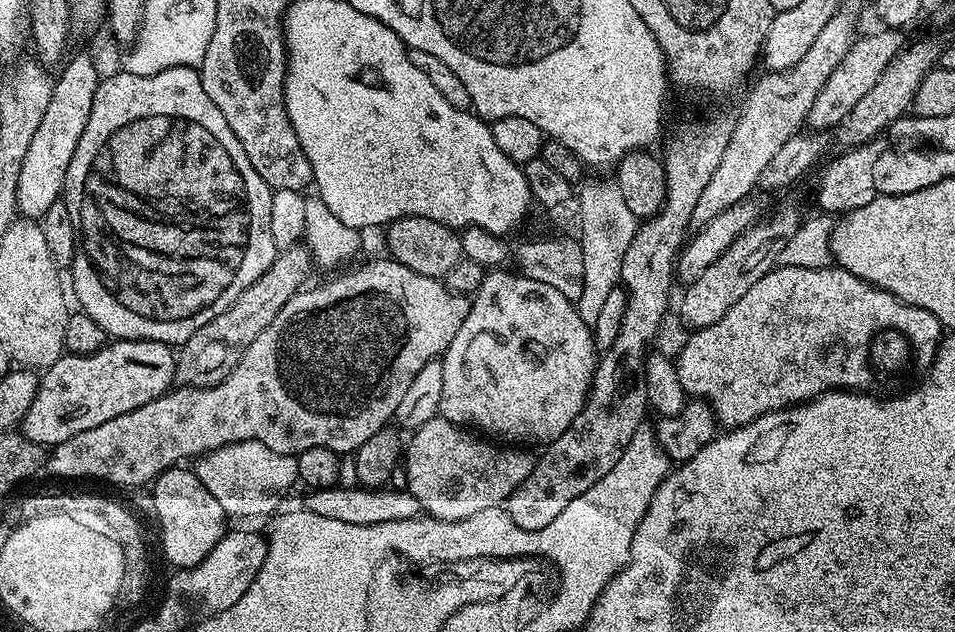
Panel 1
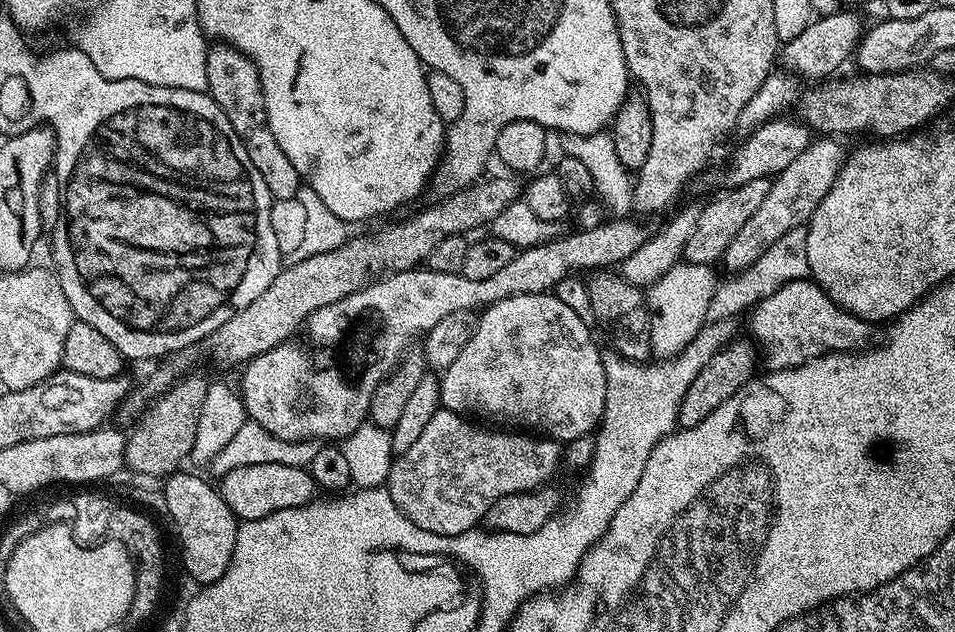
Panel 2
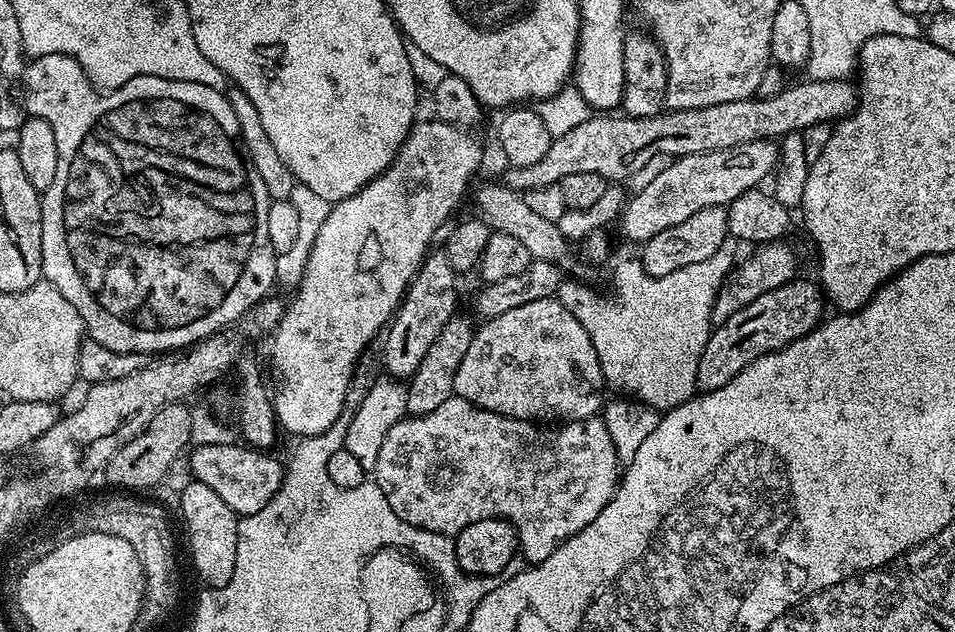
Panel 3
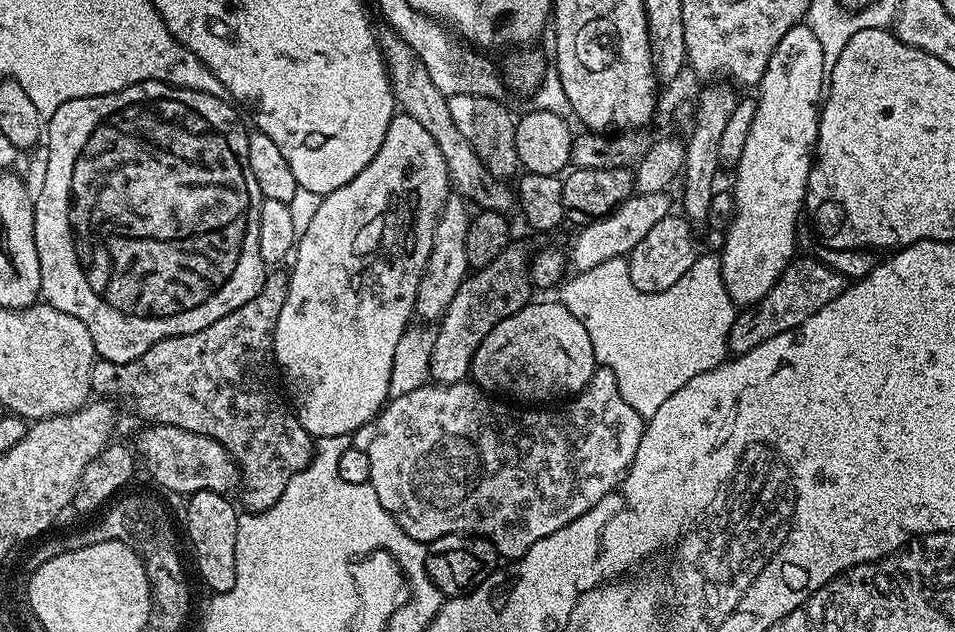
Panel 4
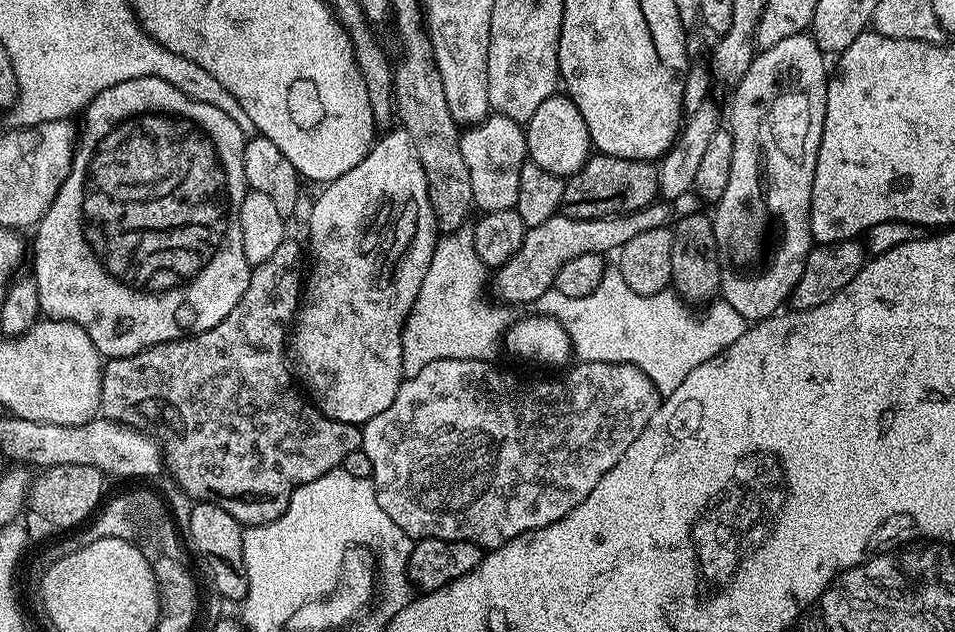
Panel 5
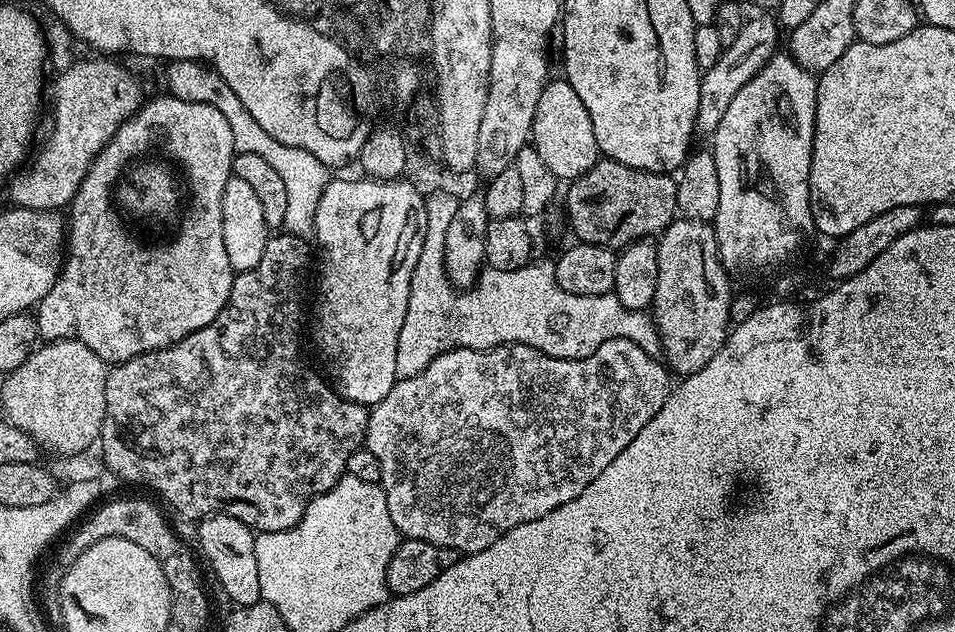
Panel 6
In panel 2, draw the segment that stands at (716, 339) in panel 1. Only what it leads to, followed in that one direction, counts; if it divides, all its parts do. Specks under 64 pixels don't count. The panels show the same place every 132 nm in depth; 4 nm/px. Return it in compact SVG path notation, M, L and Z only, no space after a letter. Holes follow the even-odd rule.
M811 278L781 286L756 304L750 316L751 339L762 349L763 359L768 359L767 367L773 372L797 368L827 352L858 352L873 343L873 325L836 304Z

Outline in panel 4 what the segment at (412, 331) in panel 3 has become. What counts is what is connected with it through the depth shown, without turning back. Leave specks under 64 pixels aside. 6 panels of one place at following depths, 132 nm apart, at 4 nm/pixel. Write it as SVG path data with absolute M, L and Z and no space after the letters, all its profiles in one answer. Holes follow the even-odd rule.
M449 195L444 209L436 219L434 230L434 242L431 243L430 255L427 259L422 278L419 279L418 292L416 294L415 315L424 320L437 321L441 319L447 306L458 288L467 277L470 265L466 258L466 230L470 219L469 205L459 195Z

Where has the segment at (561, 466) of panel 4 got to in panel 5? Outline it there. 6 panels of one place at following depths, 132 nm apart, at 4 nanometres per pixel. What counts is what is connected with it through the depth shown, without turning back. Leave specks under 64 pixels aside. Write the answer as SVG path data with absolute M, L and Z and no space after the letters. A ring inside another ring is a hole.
M486 360L430 362L430 366L422 366L418 374L401 380L398 394L394 394L394 402L390 402L390 406L382 410L382 414L370 418L368 423L363 425L362 451L366 458L370 458L371 481L376 487L378 506L382 506L386 514L390 514L390 518L407 536L416 540L424 540L428 536L439 540L469 540L485 550L491 550L501 548L503 544L522 534L558 522L566 514L570 514L570 510L577 508L586 498L586 494L590 494L590 490L594 490L600 479L616 465L618 458L622 458L622 454L630 450L630 442L634 442L634 438L638 438L638 434L646 430L650 418L654 418L662 403L660 391L654 386L654 382L646 378L641 368L632 364L589 360L576 362L560 374L565 376L560 376L557 380L519 380L508 372L499 372L494 365L495 363Z

